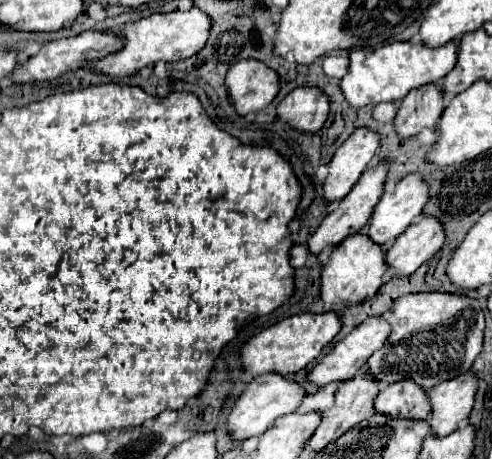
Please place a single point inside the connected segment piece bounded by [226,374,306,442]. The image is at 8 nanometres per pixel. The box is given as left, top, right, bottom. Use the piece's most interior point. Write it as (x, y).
(268, 397)

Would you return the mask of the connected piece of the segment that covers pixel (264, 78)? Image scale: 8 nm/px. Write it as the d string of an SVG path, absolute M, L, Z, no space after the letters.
M258 60L236 62L226 76L228 96L240 116L266 108L278 94L278 74Z

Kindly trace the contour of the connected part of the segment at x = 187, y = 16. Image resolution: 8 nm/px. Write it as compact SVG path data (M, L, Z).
M190 8L186 12L174 10L168 14L150 14L148 18L124 24L118 36L124 38L124 46L118 52L102 60L96 60L92 64L86 64L84 68L96 74L110 74L124 78L124 76L134 76L142 68L156 64L158 60L172 62L172 60L190 58L198 54L198 50L202 50L202 46L206 44L206 38L210 36L210 18L206 18L206 14L202 14L198 8Z

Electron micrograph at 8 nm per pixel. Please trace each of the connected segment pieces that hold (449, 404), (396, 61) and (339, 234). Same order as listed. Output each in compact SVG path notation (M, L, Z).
M464 374L444 382L442 386L434 386L434 390L428 392L428 402L432 406L428 424L432 434L440 438L448 436L462 420L468 418L476 396L476 386L476 378L472 374Z
M392 42L378 50L352 50L348 60L348 72L340 80L340 90L346 102L358 110L370 104L396 102L402 100L410 90L426 86L430 82L440 82L454 68L454 42L448 42L440 48L428 48L412 42Z
M384 162L376 164L370 172L362 174L362 178L354 184L354 188L346 194L346 198L342 198L336 204L336 208L322 220L322 224L318 226L318 230L306 240L308 250L312 254L320 254L322 248L326 248L326 246L338 246L344 238L362 232L366 228L366 218L370 218L370 210L378 204L378 198L382 196L384 178L386 178L386 164Z

